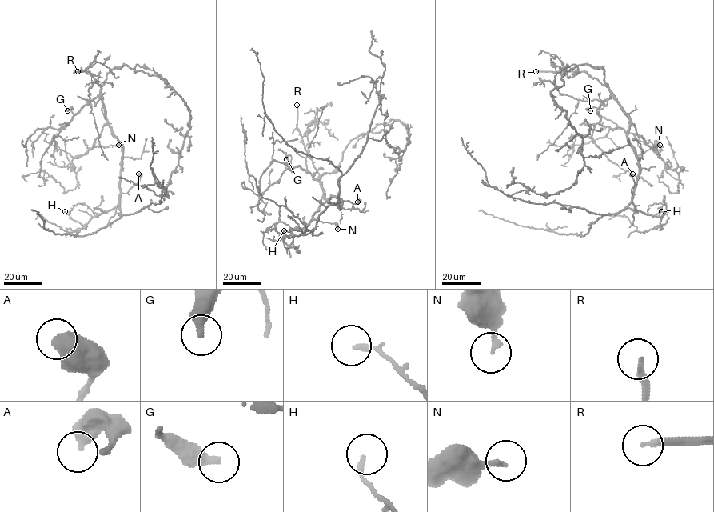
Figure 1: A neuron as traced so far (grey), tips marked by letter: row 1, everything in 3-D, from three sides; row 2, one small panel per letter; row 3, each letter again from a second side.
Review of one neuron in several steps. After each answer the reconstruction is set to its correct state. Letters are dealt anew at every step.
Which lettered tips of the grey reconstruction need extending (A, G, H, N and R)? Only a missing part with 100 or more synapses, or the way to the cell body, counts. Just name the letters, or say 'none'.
R

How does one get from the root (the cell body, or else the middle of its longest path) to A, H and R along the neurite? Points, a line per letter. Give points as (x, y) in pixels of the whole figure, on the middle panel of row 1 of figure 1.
A: (321, 178), (323, 196), (337, 197), (340, 208), (342, 201), (353, 203), (357, 202)
H: (321, 178), (323, 196), (337, 197), (341, 207), (338, 202), (329, 206), (312, 230), (289, 238), (284, 230)
R: (321, 178), (297, 126), (297, 105)

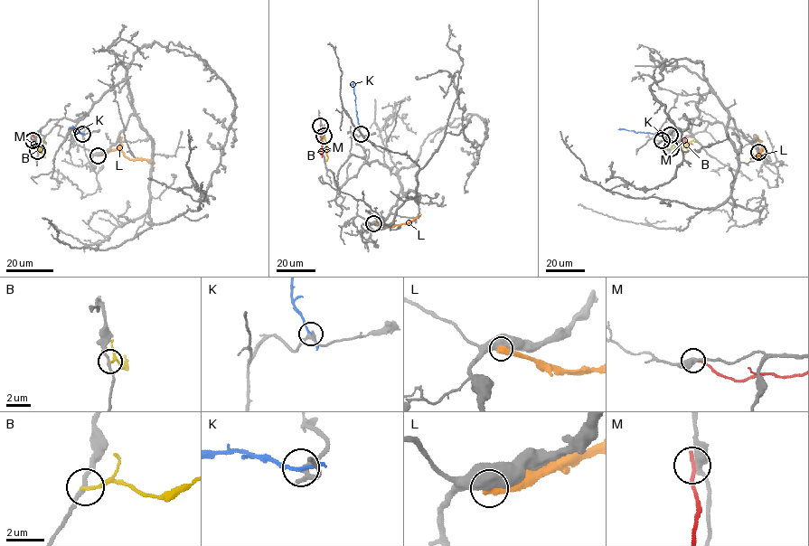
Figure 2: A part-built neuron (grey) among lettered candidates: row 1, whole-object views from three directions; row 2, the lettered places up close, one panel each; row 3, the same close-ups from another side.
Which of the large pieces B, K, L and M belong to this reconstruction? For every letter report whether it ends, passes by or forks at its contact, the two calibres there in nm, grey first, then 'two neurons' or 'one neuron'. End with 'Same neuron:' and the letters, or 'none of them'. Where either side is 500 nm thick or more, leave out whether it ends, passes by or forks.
B: it ends there; 200 nm thick on the grey side, 180 nm on the other; two neurons
K: it passes by; 280 nm thick on the grey side, 160 nm on the other; two neurons
L: 800 nm thick on the grey side, 550 nm on the other; two neurons
M: it ends there; 420 nm thick on the grey side, 240 nm on the other; two neurons
Same neuron: none of them

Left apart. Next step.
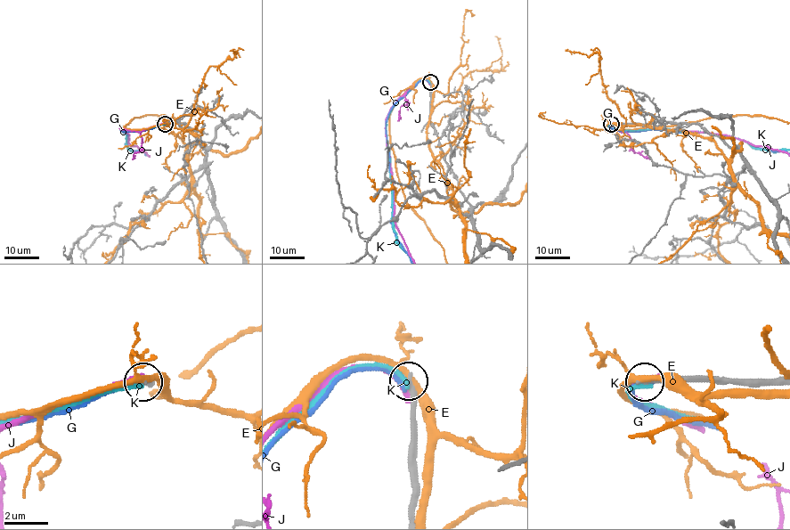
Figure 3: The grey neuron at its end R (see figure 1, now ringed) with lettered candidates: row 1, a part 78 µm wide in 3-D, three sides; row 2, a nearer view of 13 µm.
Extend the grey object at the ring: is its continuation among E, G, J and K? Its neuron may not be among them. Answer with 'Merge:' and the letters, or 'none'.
Merge: none

